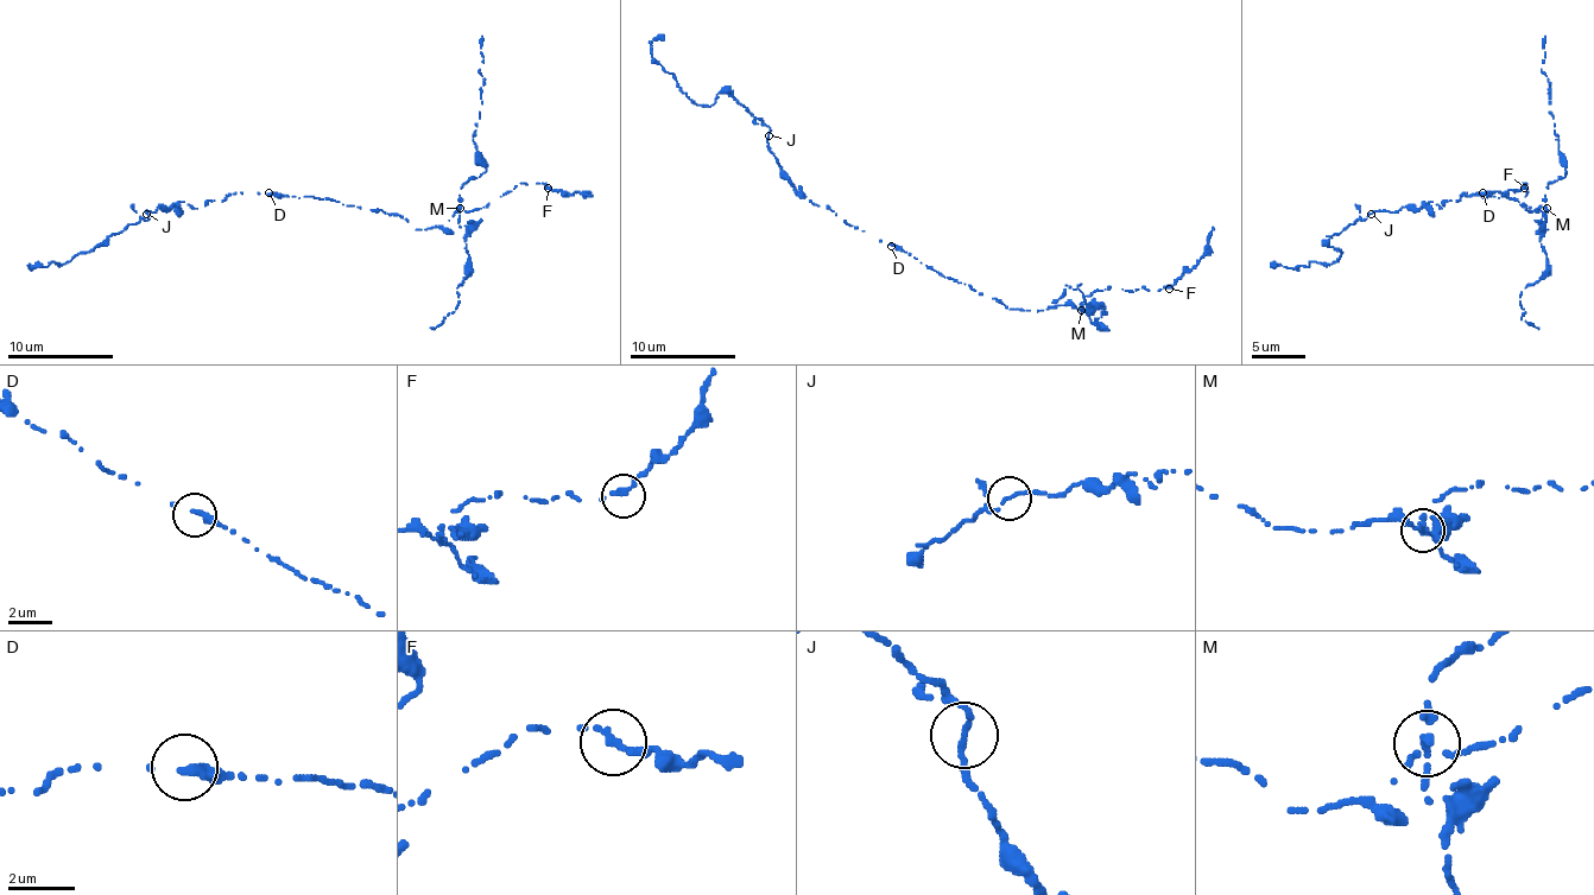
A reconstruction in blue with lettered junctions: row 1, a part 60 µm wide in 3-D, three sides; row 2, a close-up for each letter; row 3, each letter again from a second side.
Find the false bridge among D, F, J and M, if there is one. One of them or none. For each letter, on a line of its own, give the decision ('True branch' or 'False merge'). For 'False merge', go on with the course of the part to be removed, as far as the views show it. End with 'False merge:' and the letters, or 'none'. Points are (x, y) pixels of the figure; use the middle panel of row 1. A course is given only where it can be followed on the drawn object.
D: True branch
F: True branch
J: True branch
M: False merge. Course of the part to remove: (1082, 310), (1100, 328), (1108, 328), (1095, 321), (1100, 312), (1106, 312), (1100, 304), (1104, 310)
False merge: M

